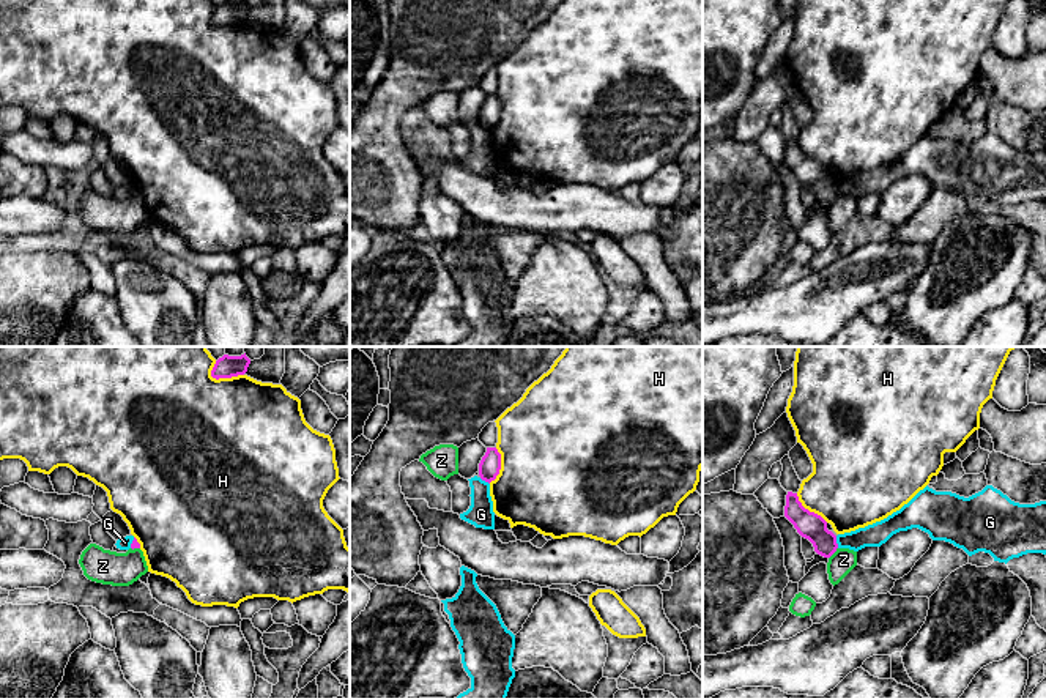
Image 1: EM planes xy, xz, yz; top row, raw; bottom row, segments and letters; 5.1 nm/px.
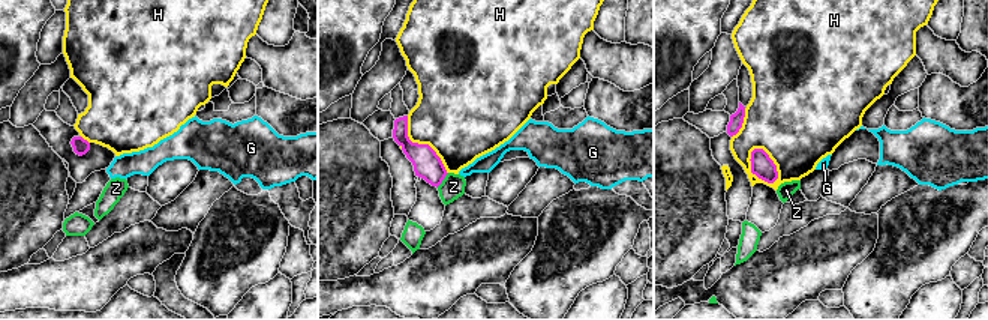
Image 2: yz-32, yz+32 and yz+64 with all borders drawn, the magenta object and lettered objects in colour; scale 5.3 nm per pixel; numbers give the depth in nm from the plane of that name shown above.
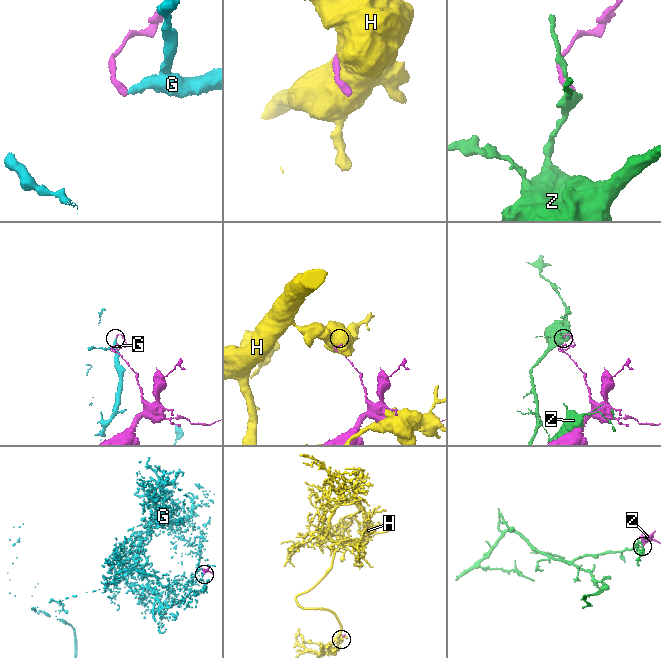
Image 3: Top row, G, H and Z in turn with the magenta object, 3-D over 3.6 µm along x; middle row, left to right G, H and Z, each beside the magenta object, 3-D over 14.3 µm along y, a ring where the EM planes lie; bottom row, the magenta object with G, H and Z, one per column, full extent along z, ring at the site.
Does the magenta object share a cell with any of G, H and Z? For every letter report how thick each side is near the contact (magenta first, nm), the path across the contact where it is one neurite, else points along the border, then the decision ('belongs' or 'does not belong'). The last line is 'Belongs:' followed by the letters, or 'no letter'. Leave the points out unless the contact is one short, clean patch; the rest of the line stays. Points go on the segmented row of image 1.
G: 140/120 nm | along yz (835, 536), (838, 547) | does not belong
H: 110/500 nm | does not belong
Z: 140/120 nm | does not belong
Belongs: no letter

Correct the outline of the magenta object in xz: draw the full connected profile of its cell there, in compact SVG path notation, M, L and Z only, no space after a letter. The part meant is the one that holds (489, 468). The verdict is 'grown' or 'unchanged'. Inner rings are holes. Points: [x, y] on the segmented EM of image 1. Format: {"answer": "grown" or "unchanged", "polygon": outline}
{"answer": "unchanged", "polygon": "M487 447L485 455L479 463L479 476L485 482L491 482L496 479L501 470L501 454L496 447Z"}

